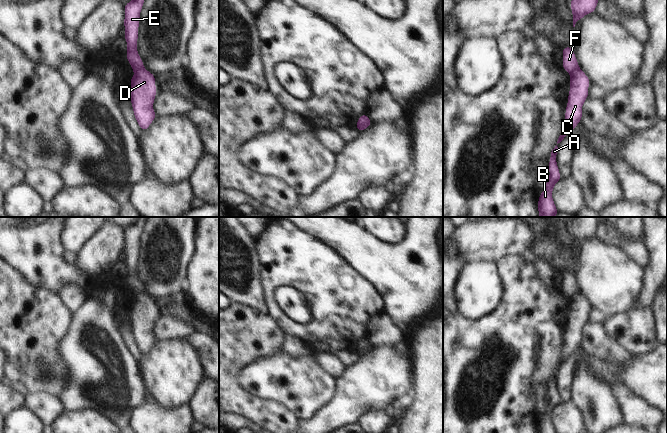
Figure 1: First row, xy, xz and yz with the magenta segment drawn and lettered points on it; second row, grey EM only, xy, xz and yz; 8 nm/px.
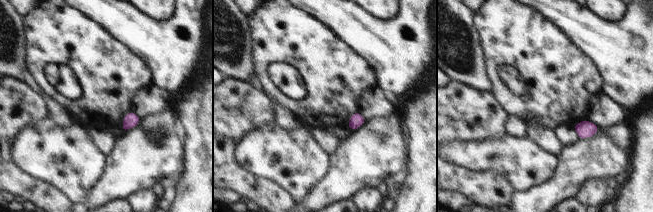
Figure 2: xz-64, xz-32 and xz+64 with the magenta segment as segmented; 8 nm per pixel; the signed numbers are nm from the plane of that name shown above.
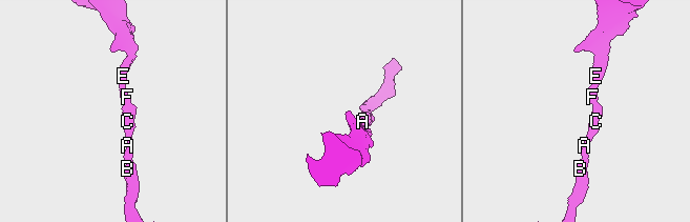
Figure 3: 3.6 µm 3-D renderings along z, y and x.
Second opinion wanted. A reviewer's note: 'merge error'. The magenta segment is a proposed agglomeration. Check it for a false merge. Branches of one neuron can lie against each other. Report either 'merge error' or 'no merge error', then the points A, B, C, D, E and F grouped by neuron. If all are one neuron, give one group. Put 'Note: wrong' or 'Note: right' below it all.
merge error; A B C D / E F
Note: right

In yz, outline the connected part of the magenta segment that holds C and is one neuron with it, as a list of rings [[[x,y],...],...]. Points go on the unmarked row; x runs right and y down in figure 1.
[[[577,292],[570,302],[570,315],[565,334],[564,348],[557,368],[560,367],[582,344],[582,330],[588,319],[589,301]]]

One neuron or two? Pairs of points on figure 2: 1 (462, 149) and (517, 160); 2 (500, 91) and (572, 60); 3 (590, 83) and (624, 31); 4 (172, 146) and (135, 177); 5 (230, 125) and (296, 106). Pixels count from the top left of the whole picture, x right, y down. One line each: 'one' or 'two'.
1: one
2: one
3: two
4: one
5: two

